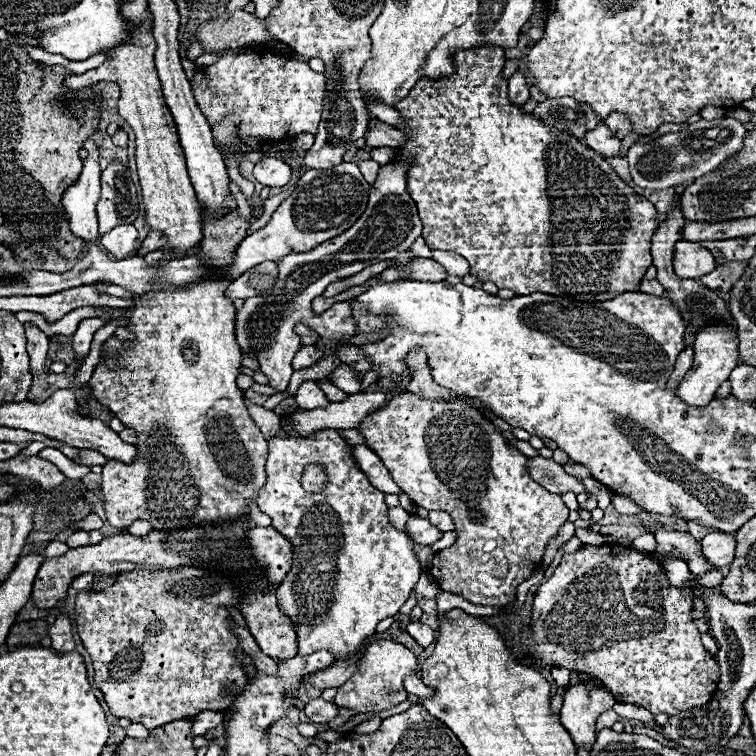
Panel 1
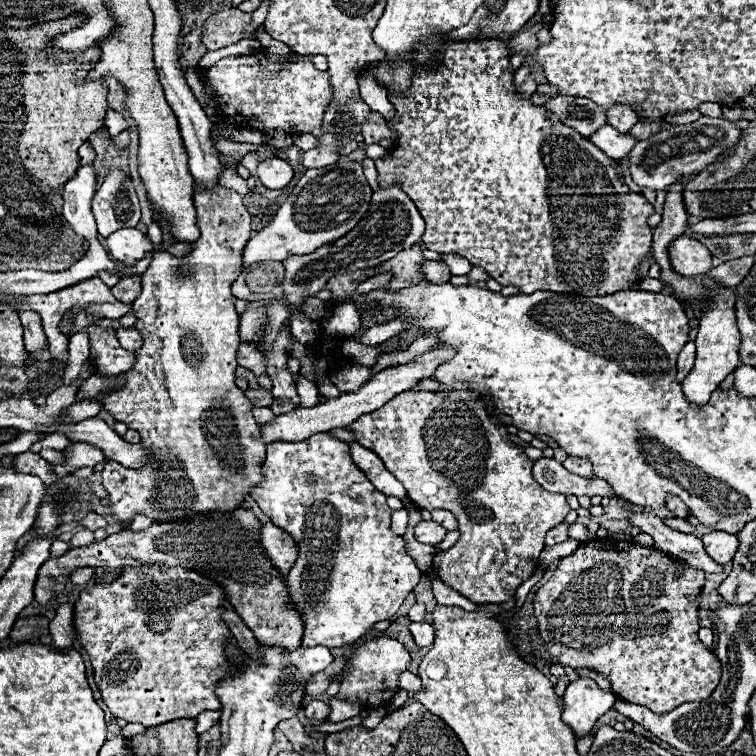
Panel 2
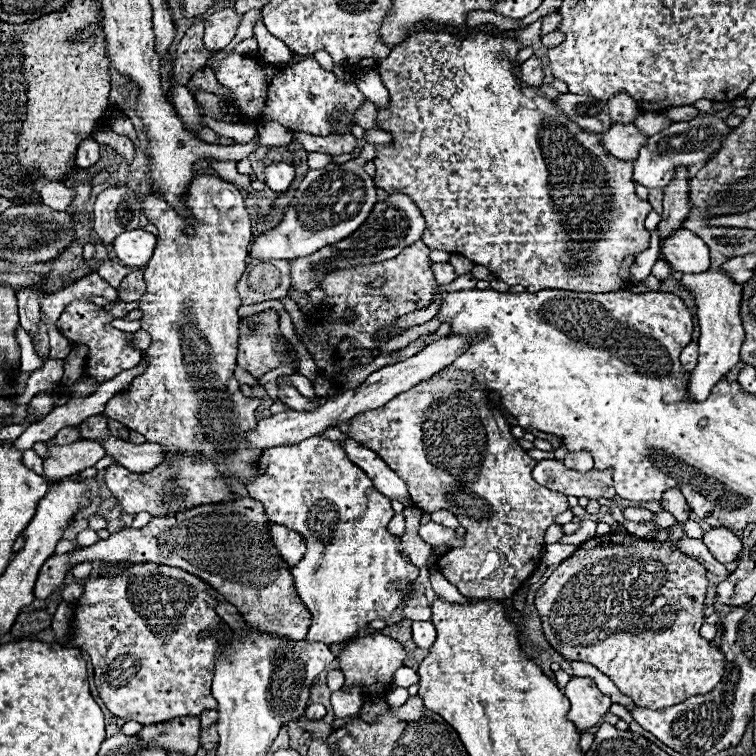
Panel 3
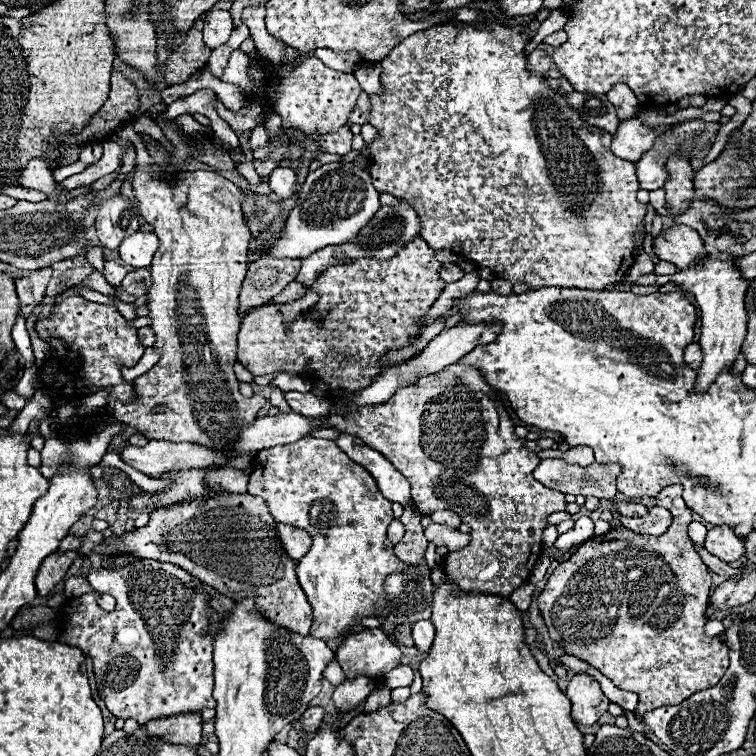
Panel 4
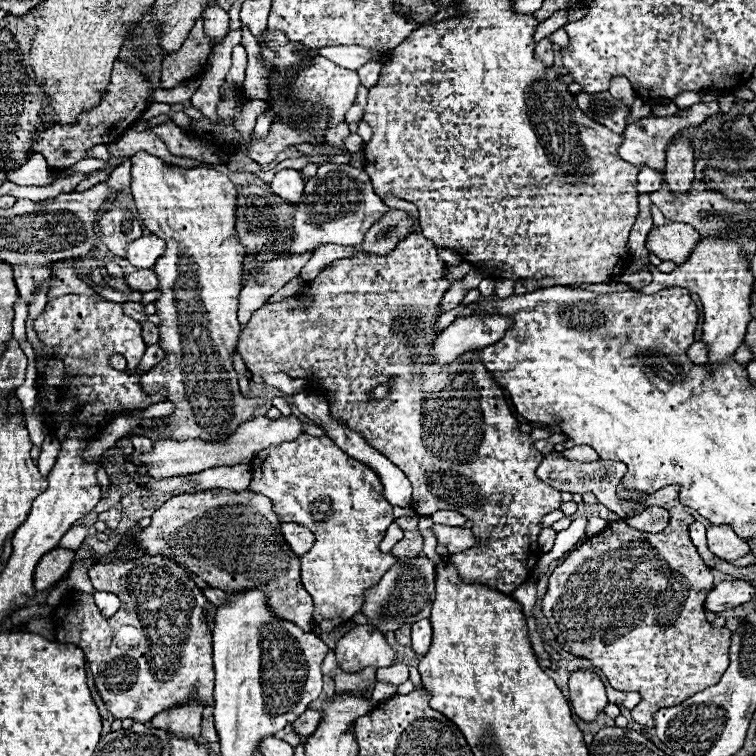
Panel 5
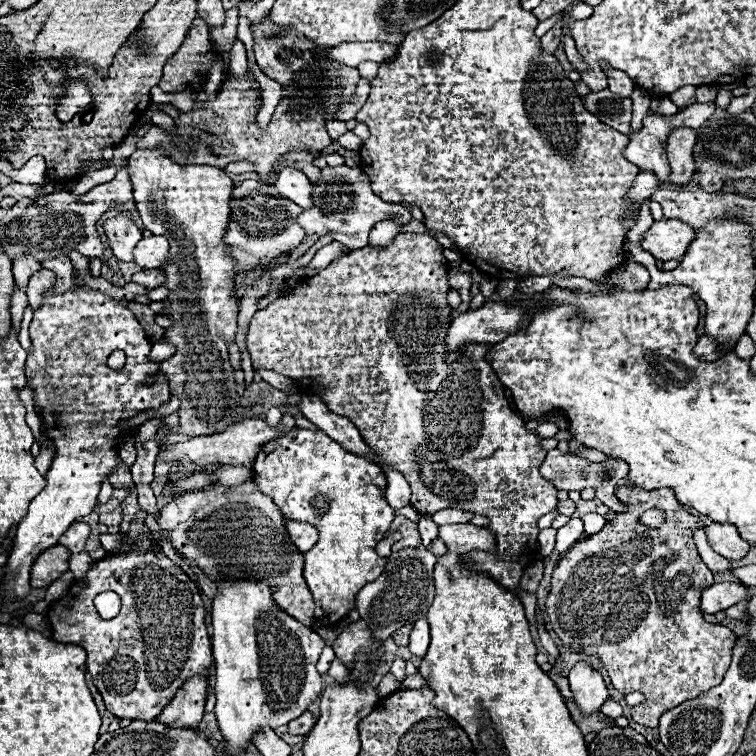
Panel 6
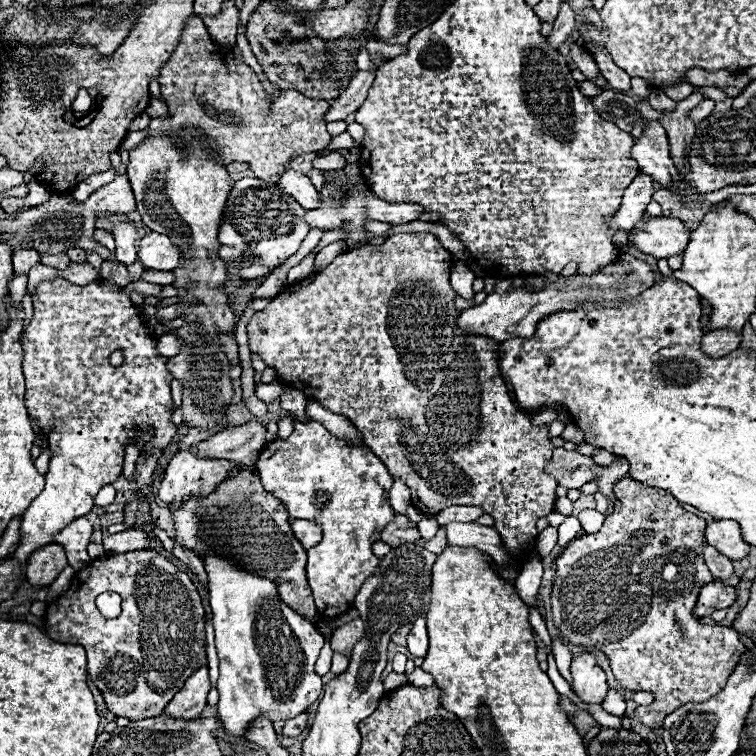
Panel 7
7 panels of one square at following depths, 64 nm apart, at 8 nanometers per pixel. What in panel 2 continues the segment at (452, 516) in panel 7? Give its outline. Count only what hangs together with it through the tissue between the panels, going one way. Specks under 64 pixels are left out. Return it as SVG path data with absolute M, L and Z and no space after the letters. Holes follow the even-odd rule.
M434 510L432 512L432 520L438 522L438 524L442 524L446 530L456 530L458 528L458 520L448 510Z

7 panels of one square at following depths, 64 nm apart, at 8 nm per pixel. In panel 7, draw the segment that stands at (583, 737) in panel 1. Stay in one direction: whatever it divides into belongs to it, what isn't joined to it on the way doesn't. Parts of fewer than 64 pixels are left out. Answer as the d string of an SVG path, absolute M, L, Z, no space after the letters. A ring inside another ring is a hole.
M584 652L576 656L570 664L574 676L574 690L586 704L602 704L608 684L606 672L596 664L596 654Z

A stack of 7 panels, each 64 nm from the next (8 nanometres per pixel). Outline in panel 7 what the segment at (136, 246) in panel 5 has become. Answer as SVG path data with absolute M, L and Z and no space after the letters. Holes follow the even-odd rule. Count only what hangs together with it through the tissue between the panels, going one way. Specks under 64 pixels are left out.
M148 232L140 240L138 248L138 258L146 268L152 270L162 270L162 272L172 272L174 268L180 266L180 250L178 246L166 236L158 232Z

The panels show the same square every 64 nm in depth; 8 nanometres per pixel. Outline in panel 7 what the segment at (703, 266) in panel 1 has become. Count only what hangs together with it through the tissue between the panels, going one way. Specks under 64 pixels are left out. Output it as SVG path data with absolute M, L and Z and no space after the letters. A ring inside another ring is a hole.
M668 216L642 218L634 224L628 236L628 242L636 250L644 254L652 254L658 260L682 254L688 240L690 240L690 232L684 228L684 224Z

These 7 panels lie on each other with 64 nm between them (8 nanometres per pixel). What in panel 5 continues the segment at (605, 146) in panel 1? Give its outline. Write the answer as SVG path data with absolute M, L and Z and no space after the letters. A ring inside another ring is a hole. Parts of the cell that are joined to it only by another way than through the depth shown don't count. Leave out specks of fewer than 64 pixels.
M700 102L700 104L694 104L686 110L682 110L682 114L676 114L676 116L666 116L666 118L650 116L650 118L642 118L636 124L628 124L626 132L622 134L624 144L618 148L618 154L622 156L622 160L626 160L634 166L650 166L658 172L664 172L664 168L666 168L666 146L672 140L672 136L678 130L684 130L690 126L700 126L702 122L706 122L708 116L714 116L718 110L720 110L718 102Z

